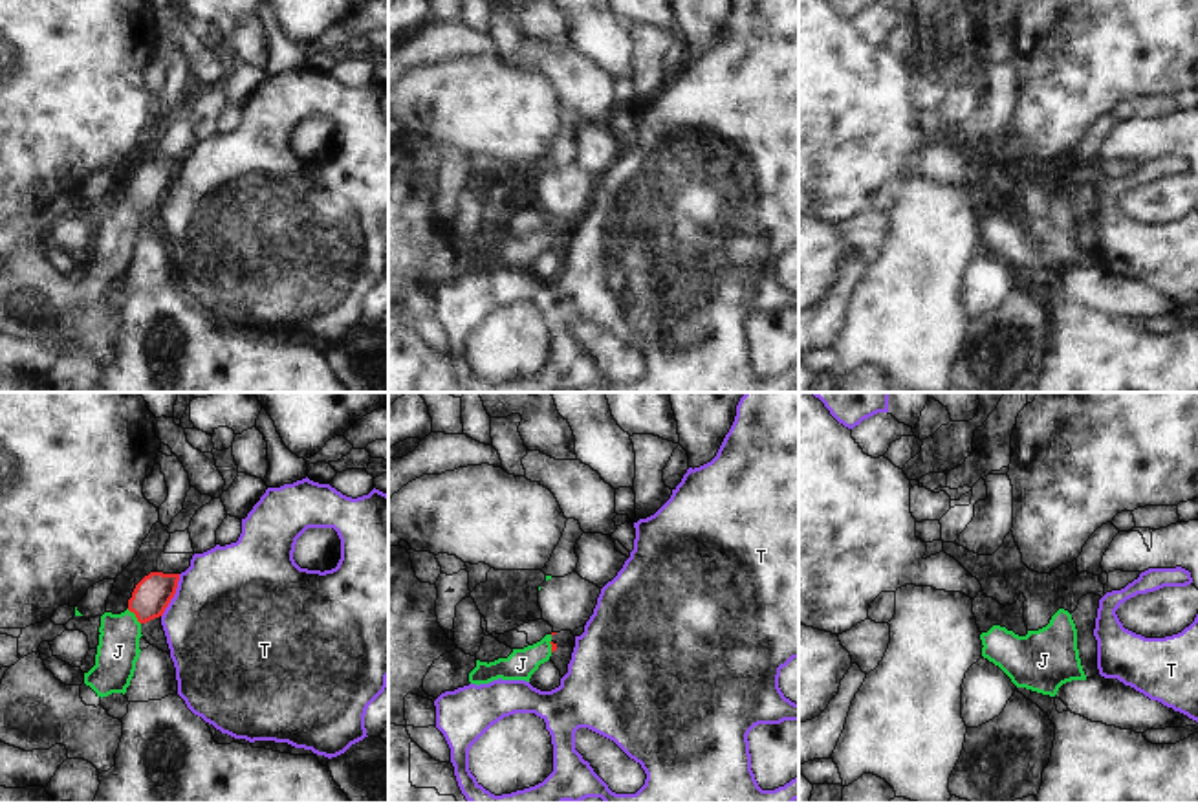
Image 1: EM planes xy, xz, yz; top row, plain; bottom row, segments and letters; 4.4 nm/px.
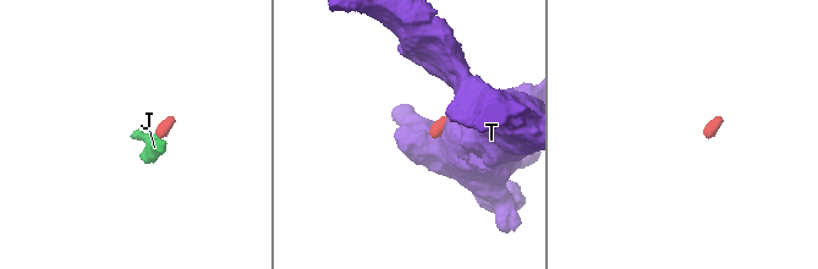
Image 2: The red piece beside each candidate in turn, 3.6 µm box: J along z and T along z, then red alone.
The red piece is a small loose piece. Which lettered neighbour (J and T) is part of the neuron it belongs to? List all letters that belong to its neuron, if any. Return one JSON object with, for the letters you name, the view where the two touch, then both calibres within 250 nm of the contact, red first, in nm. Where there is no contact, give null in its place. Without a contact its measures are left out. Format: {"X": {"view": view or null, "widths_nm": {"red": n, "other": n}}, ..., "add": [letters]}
{"J": {"view": "xy", "widths_nm": {"red": 160, "other": 190}}, "add": ["J"]}

